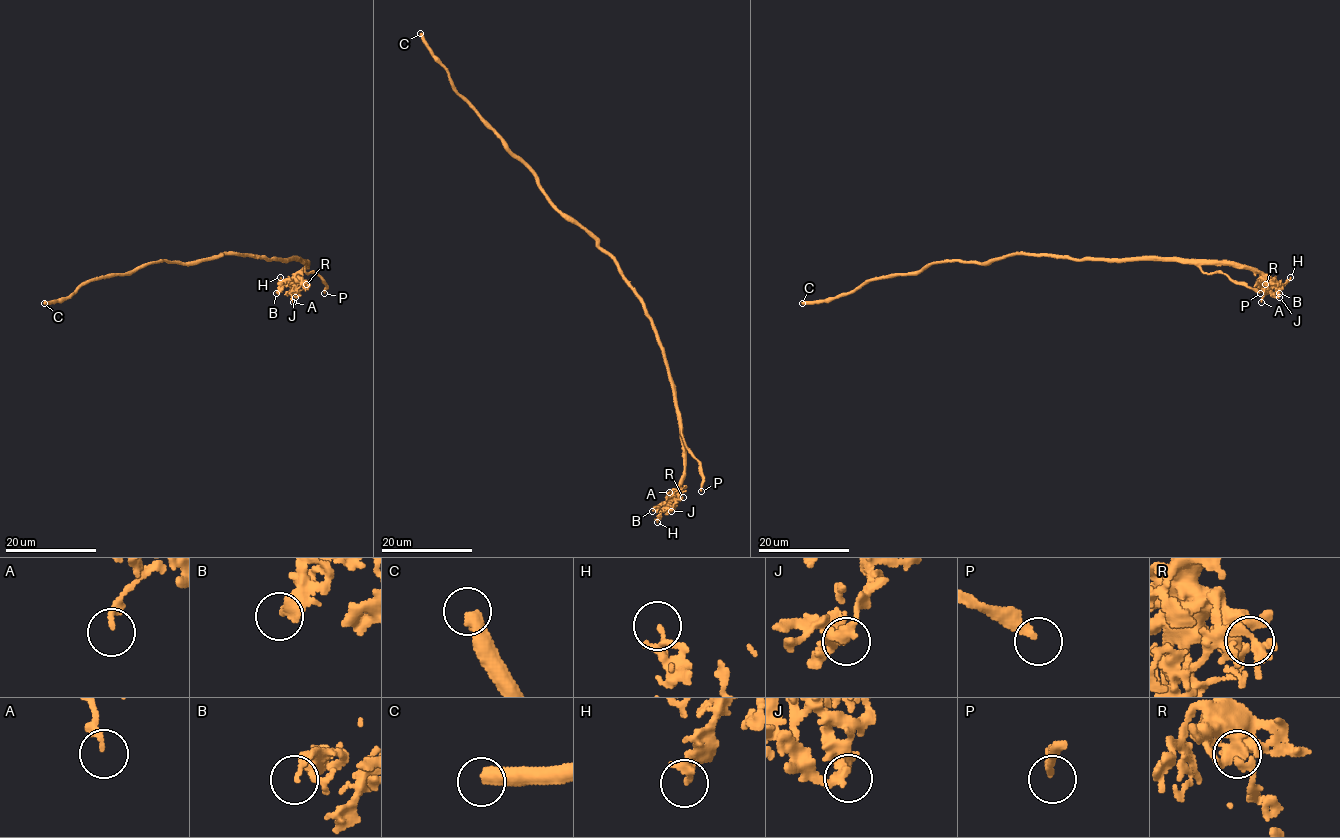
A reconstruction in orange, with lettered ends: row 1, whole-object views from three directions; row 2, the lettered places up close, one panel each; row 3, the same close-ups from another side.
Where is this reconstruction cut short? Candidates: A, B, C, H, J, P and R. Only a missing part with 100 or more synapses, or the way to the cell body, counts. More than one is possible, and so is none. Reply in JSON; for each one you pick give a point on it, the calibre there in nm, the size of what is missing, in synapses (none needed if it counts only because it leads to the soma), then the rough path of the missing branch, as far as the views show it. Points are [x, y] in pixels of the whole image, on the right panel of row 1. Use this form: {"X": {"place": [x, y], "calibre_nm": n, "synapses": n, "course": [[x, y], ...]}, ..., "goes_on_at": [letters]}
{"P": {"place": [1260, 293], "calibre_nm": 260, "course": [[1260, 293], [1296, 309], [1293, 318], [1301, 325], [1301, 331], [1293, 340], [1288, 337]]}, "goes_on_at": ["P"]}

